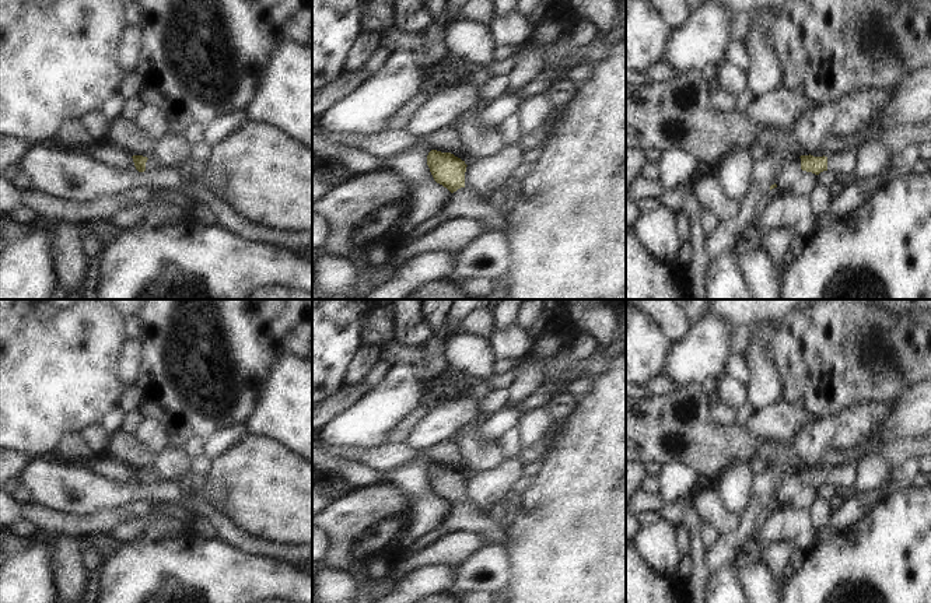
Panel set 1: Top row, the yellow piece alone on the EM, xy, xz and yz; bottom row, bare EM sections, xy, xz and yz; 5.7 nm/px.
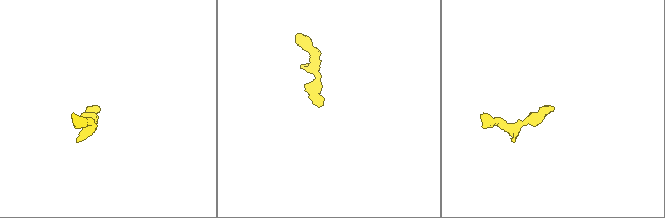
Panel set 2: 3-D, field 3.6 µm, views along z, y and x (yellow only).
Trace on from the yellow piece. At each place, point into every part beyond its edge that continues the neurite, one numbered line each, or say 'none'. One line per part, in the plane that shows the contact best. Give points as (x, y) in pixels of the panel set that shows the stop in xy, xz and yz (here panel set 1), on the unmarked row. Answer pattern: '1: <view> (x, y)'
1: yz (843, 477).

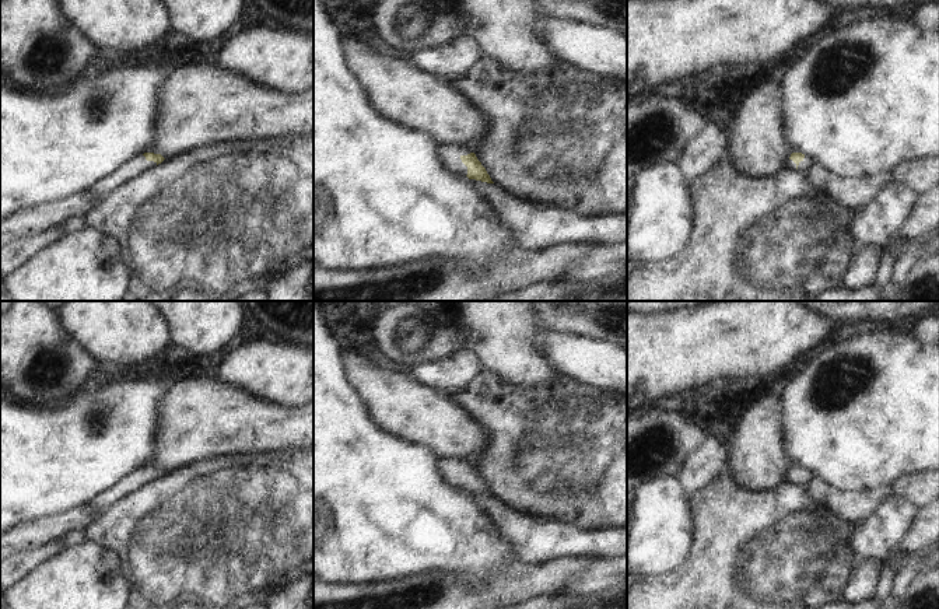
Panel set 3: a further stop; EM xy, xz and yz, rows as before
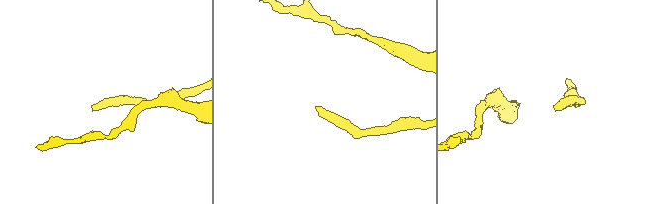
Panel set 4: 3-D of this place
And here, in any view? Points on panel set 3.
1: xz (449, 469).

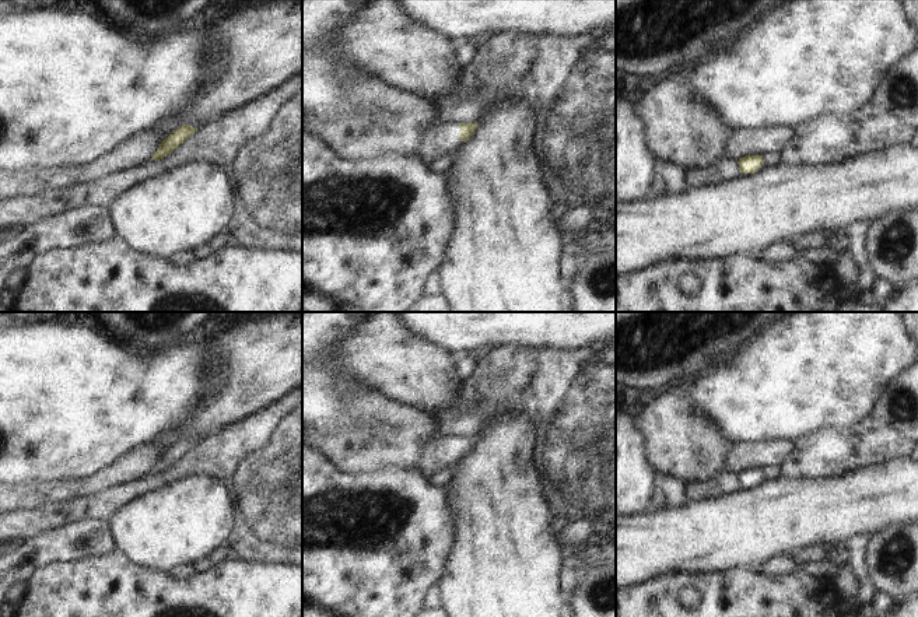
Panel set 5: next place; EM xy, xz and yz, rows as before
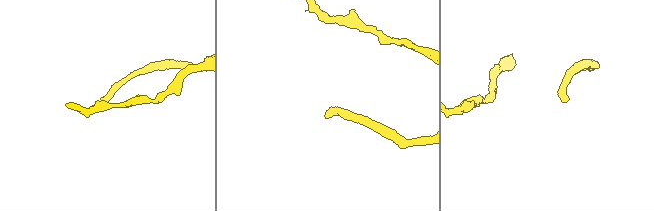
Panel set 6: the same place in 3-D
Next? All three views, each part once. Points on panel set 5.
1: xz (435, 455).

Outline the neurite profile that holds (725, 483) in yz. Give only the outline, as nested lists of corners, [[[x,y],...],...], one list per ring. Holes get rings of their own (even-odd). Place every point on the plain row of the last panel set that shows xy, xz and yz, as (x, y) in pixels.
[[[726,467],[715,477],[686,484],[686,494],[690,501],[709,501],[719,495],[730,495],[742,490],[739,476]]]

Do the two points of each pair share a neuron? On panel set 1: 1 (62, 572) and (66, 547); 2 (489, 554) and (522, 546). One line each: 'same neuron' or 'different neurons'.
1: same neuron
2: different neurons

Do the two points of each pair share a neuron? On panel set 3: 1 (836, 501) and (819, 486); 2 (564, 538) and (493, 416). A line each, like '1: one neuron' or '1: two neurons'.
1: one neuron
2: two neurons

